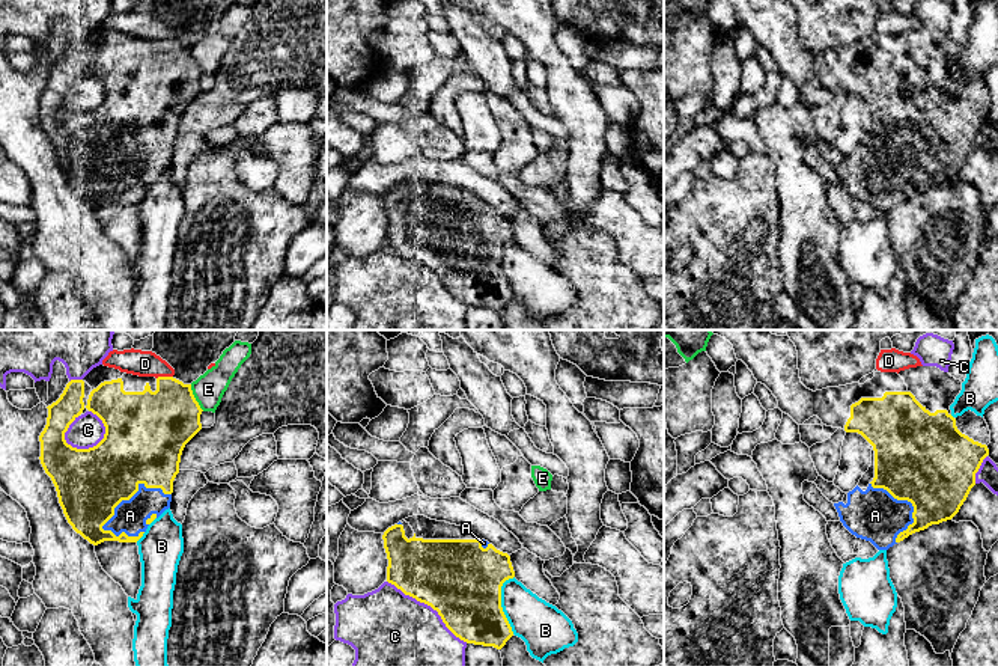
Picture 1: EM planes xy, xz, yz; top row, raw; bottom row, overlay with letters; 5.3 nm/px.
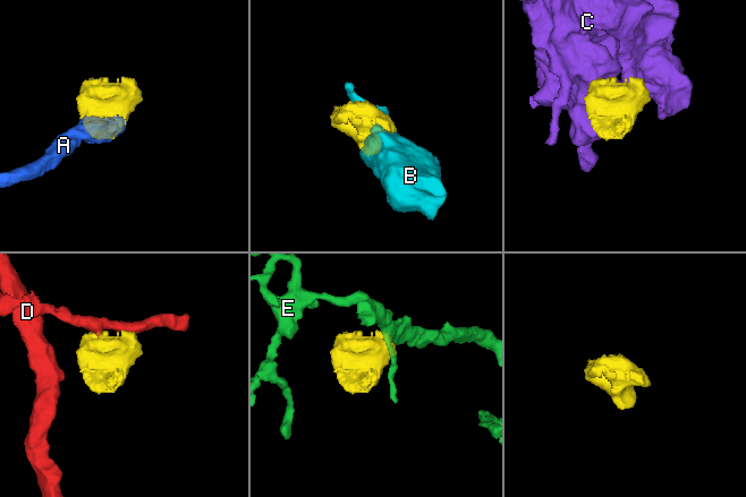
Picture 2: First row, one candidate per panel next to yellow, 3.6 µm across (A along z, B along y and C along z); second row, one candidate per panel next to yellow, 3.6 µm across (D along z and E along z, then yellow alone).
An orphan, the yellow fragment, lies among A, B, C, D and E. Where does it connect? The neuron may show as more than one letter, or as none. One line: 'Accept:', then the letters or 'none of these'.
Accept: A

